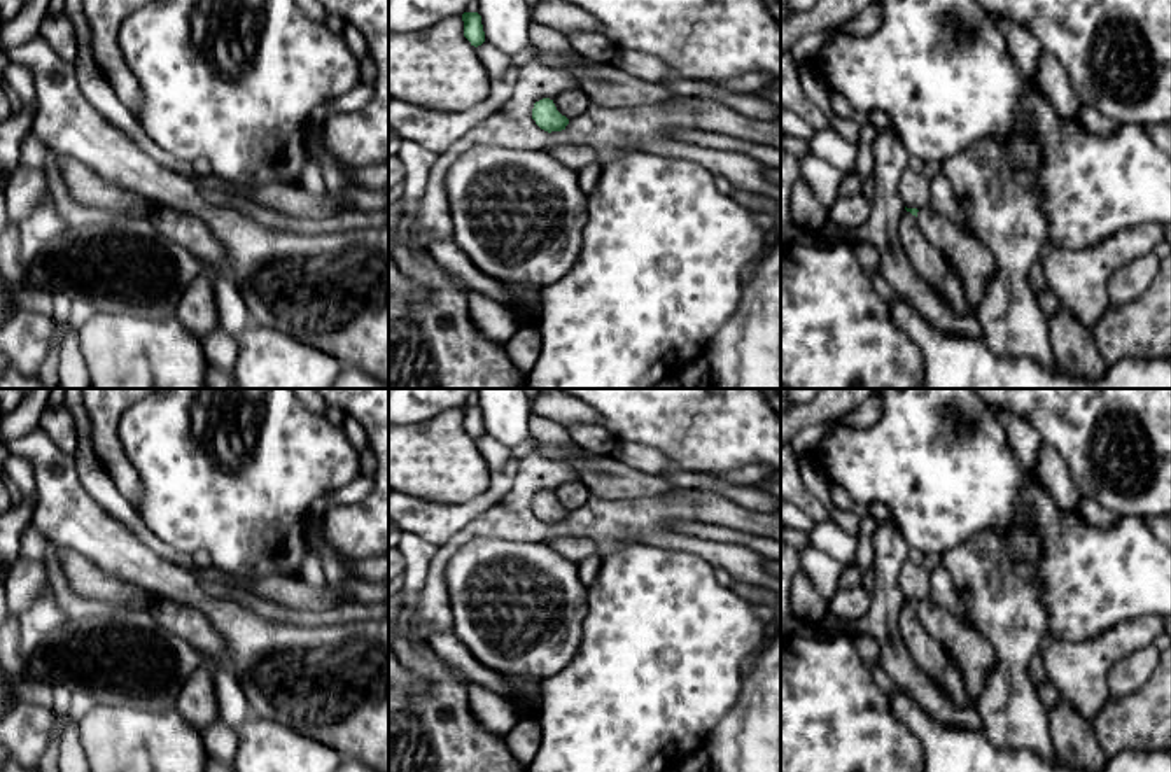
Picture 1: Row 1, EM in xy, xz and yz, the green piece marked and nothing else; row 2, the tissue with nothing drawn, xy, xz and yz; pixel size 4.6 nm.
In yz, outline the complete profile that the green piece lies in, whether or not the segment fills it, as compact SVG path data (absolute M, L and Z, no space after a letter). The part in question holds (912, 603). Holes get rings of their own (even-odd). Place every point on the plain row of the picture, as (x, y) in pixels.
M905 599L905 602L917 611L922 627L947 649L963 672L966 691L975 704L984 691L987 674L996 663L989 641L968 625L966 620L933 604L929 599L921 602Z

